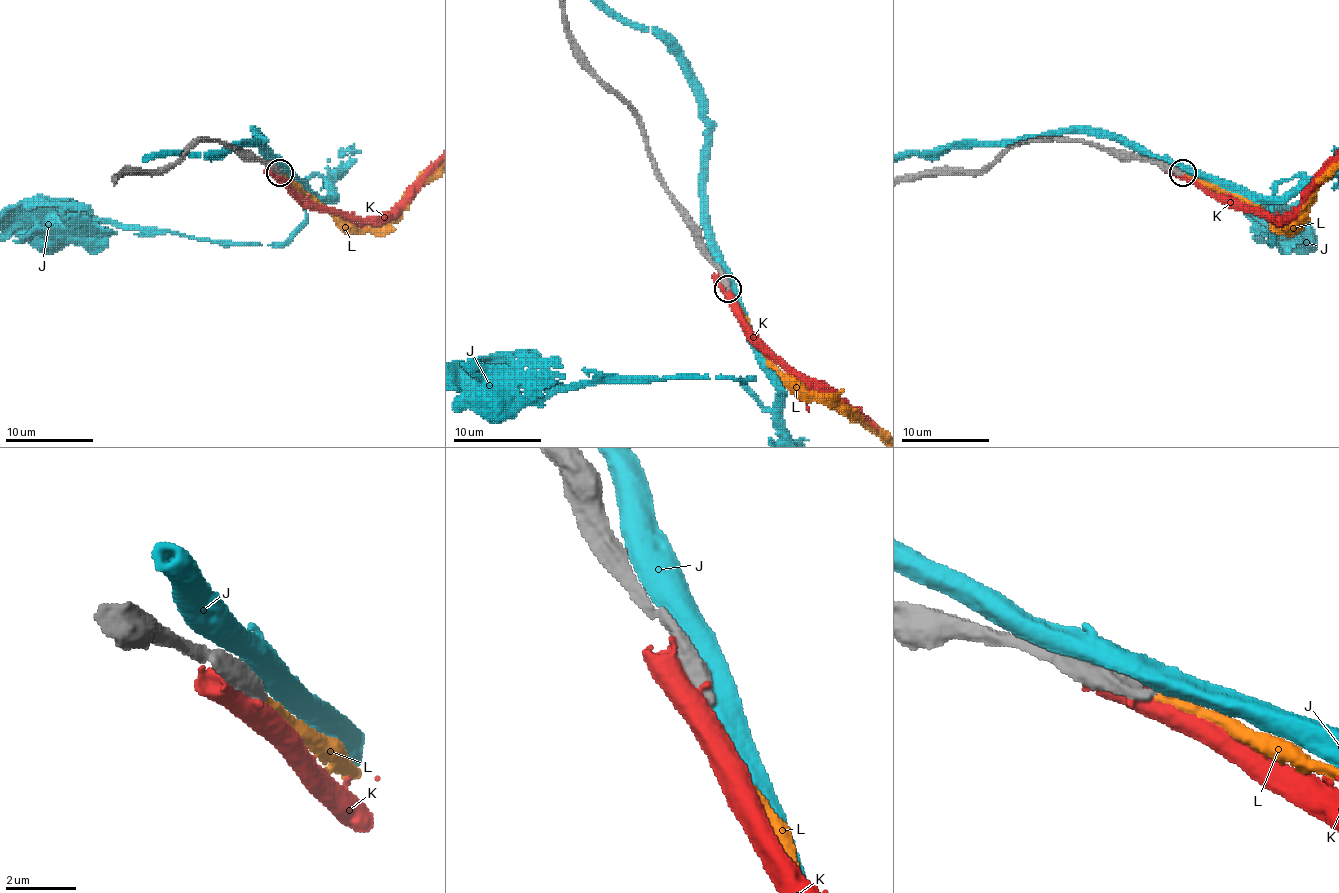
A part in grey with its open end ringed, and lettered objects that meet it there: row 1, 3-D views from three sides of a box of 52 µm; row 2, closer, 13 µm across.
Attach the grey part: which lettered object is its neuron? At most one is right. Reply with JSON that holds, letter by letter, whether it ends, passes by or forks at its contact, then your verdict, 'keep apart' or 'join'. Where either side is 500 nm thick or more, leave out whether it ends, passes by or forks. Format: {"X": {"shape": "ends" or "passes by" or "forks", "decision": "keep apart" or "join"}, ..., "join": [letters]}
{"J": {"decision": "keep apart"}, "K": {"decision": "keep apart"}, "L": {"shape": "ends", "decision": "join"}, "join": ["L"]}

